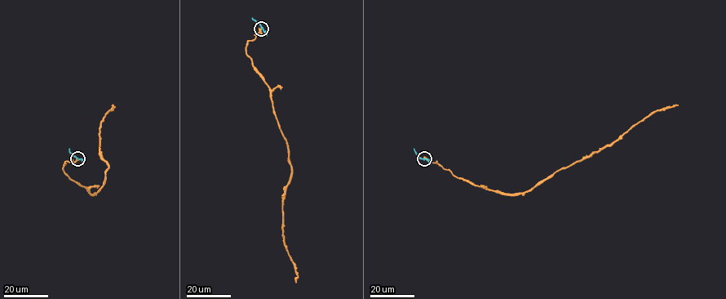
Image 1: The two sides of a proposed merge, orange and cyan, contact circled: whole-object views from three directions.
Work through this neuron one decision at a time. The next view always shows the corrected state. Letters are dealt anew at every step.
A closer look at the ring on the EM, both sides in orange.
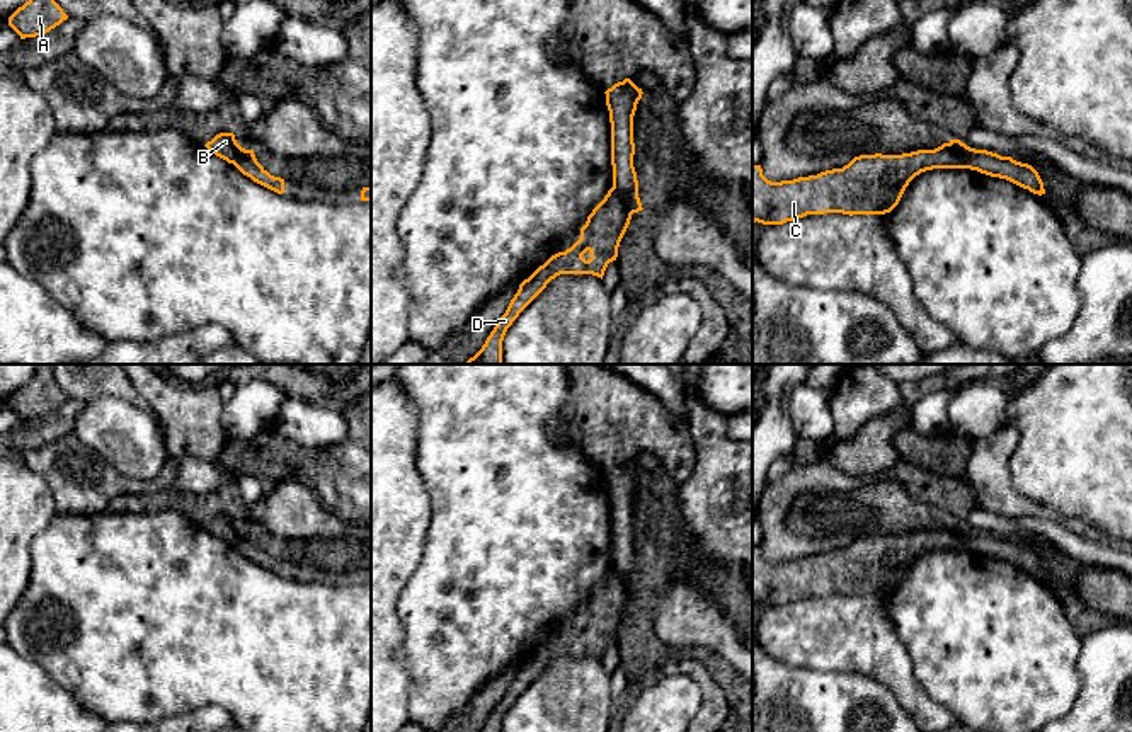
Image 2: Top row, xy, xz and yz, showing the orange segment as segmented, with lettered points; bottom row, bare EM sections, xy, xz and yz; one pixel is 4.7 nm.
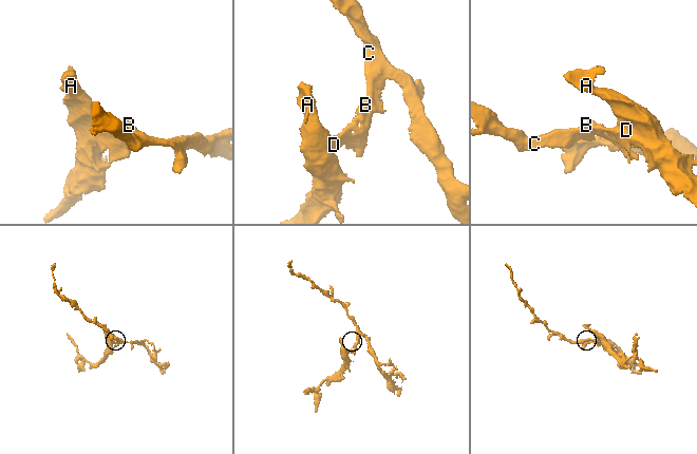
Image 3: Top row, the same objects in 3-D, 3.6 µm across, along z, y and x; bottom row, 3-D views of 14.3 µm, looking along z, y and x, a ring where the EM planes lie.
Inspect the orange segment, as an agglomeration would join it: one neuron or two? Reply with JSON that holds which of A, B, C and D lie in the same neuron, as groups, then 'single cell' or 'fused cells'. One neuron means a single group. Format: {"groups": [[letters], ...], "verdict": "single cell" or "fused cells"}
{"groups": [["A", "B", "D"], ["C"]], "verdict": "fused cells"}

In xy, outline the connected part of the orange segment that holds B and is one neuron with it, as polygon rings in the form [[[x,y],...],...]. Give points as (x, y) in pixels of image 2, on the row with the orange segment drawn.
[[[220,133],[211,141],[204,145],[211,153],[226,160],[228,163],[237,163],[238,157],[245,148],[242,148],[233,133]]]

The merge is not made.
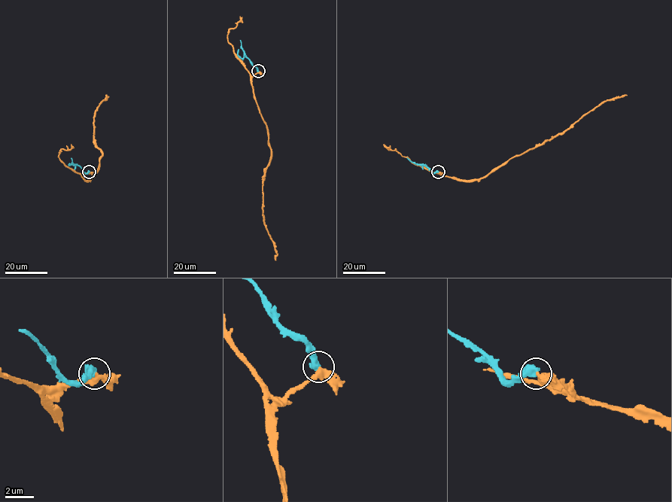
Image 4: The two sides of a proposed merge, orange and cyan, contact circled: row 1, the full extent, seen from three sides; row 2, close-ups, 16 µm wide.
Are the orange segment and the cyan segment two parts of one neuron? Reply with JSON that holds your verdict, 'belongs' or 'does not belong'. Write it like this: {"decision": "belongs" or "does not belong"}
{"decision": "does not belong"}

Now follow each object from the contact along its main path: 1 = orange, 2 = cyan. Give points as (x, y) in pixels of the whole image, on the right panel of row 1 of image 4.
1: (438, 171), (466, 181), (478, 180), (510, 159), (567, 130), (606, 101), (627, 95)
2: (438, 171), (433, 173), (407, 157)

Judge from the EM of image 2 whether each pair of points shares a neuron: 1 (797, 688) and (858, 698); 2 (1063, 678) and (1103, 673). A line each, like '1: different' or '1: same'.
1: same
2: different

